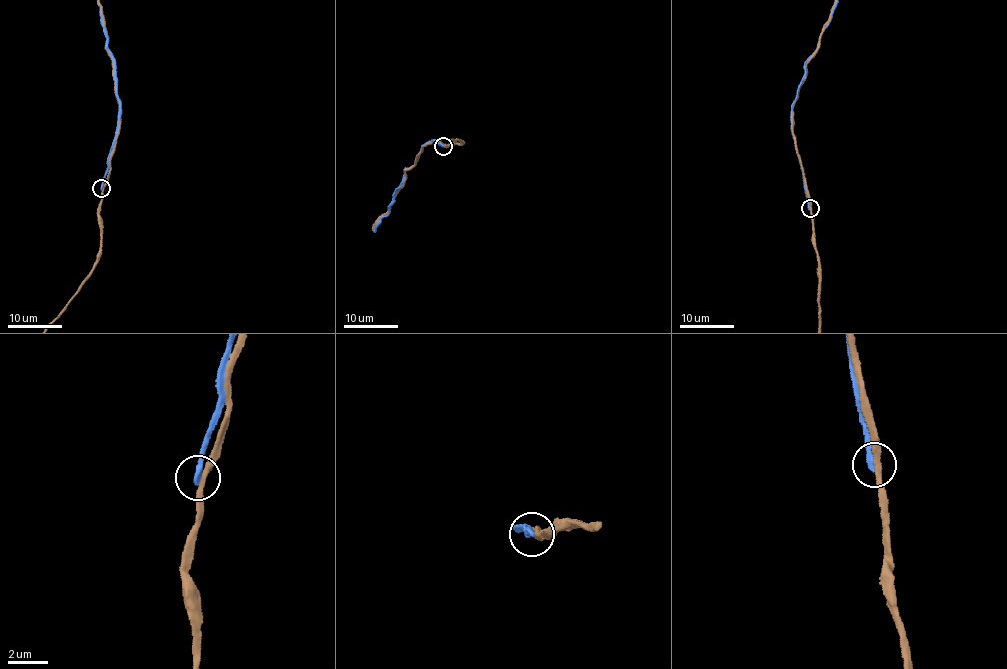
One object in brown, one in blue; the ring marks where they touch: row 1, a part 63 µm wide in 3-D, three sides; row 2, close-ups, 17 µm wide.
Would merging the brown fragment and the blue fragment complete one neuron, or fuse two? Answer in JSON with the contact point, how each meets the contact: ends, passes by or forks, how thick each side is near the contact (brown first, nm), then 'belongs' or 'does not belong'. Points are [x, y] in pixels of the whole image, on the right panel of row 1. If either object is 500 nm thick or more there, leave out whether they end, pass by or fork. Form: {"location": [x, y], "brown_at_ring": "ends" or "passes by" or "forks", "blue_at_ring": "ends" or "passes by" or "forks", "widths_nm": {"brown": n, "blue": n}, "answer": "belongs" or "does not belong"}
{"location": [810, 208], "brown_at_ring": "passes by", "blue_at_ring": "ends", "widths_nm": {"brown": 280, "blue": 280}, "answer": "does not belong"}

